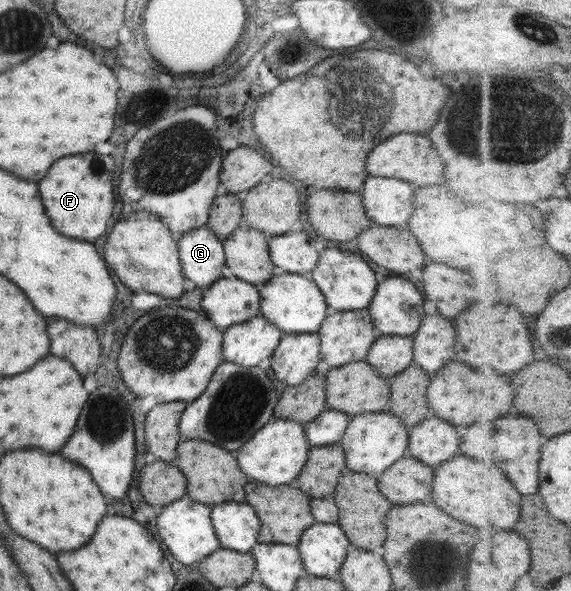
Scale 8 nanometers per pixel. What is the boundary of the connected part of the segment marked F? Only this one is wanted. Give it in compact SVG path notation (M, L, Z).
M93 152L63 156L55 160L55 164L51 164L51 168L39 180L37 188L39 188L43 208L49 216L51 226L59 234L83 242L91 242L105 232L113 208L113 184L111 184L111 176L101 166L105 164L97 162Z

